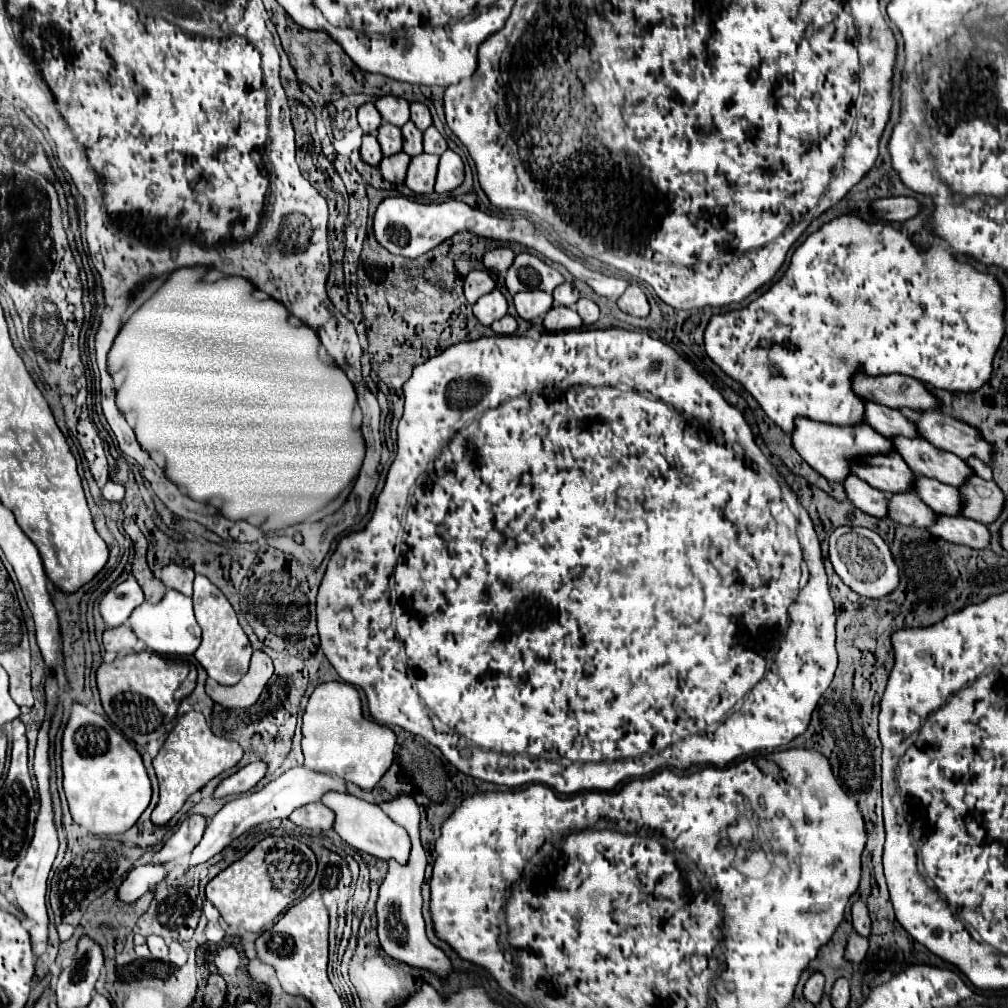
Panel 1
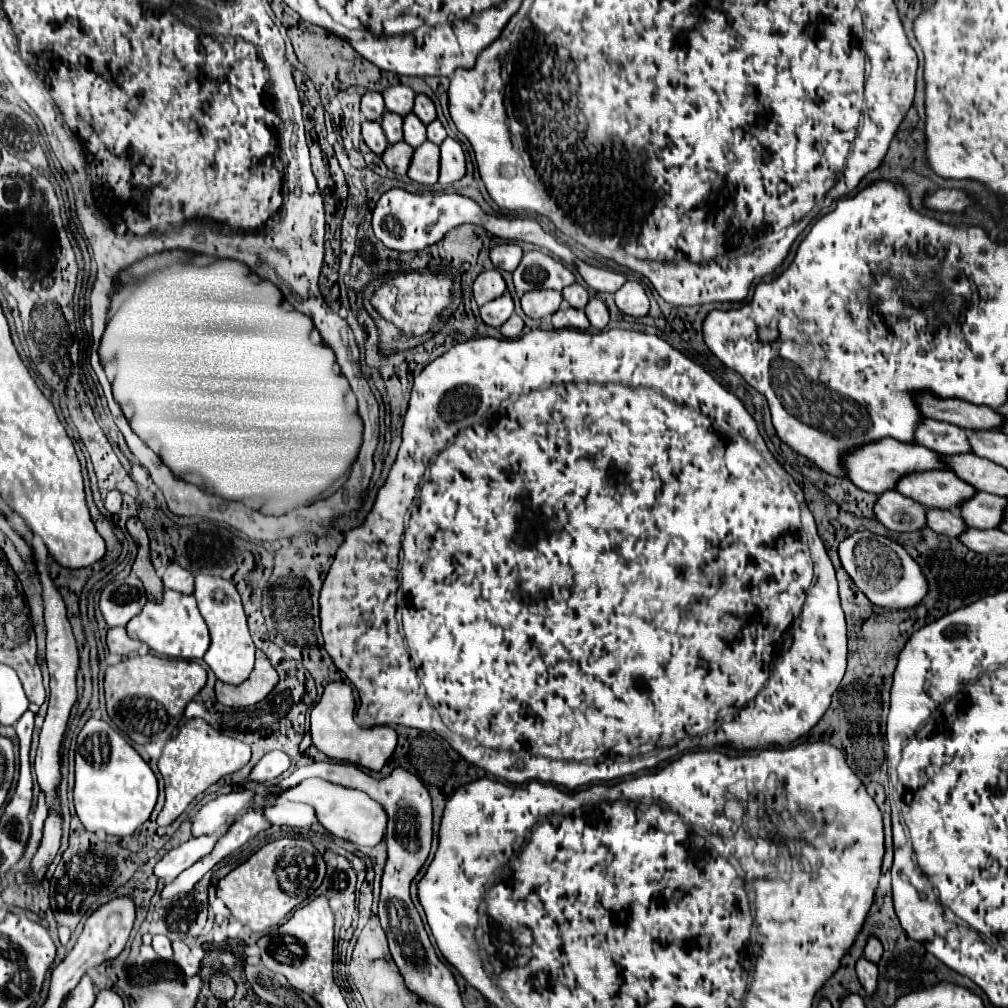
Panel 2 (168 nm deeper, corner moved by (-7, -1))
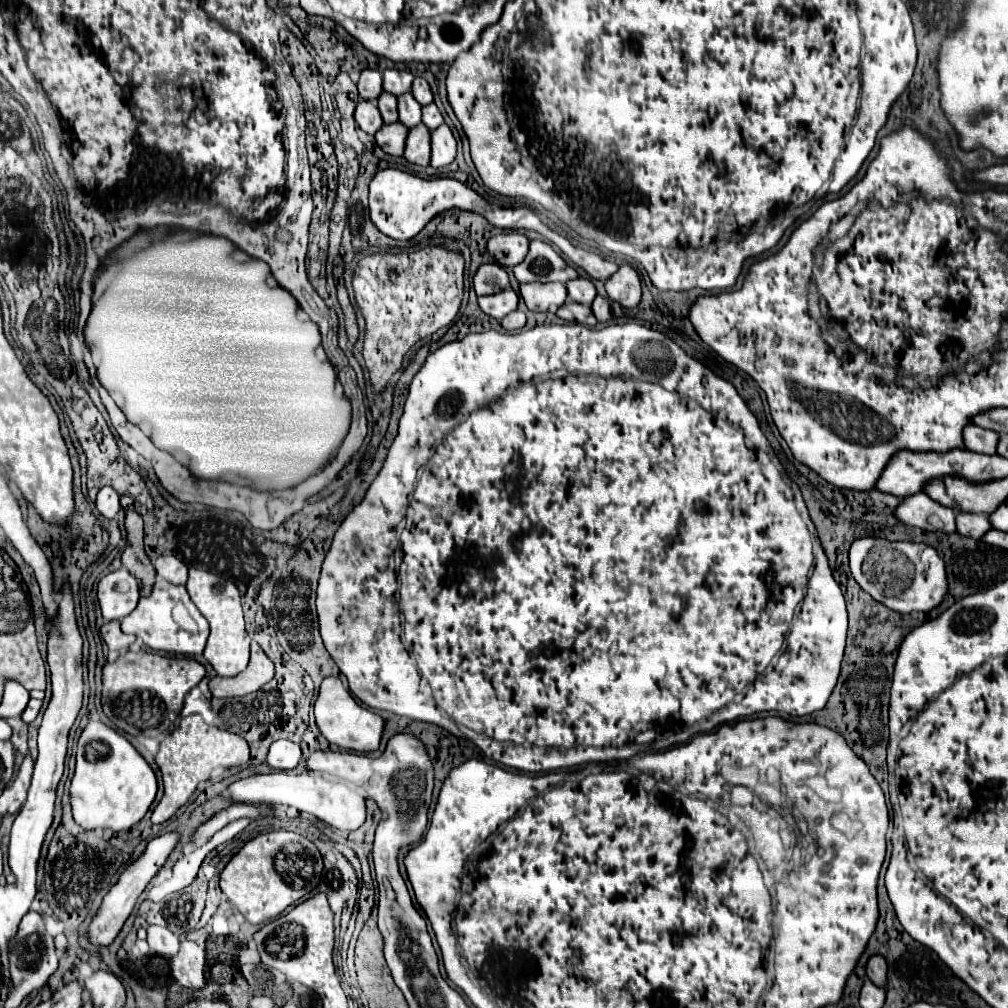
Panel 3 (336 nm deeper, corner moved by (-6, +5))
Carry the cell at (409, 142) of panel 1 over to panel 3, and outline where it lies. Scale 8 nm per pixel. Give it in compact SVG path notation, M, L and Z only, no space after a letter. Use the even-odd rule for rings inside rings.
M405 92L397 98L397 110L399 110L399 122L403 122L407 128L417 126L421 122L421 104L413 98L411 92Z

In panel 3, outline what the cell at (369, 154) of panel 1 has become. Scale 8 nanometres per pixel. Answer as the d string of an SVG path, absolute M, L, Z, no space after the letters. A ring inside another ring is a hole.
M359 100L357 108L355 108L355 120L359 124L359 128L367 134L375 134L379 130L379 126L383 124L381 114L375 106L375 102L367 102L367 100Z

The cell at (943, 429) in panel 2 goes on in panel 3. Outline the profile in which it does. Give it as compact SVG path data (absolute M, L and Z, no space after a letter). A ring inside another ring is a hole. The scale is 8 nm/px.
M967 426L965 434L967 448L979 454L997 454L997 442L999 434L993 430L983 430L979 426Z

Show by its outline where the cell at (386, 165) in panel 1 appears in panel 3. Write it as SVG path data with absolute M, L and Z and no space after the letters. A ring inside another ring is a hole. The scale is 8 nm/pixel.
M401 122L383 124L375 134L375 142L383 148L383 152L387 152L391 156L403 154L405 140L407 140L407 126L403 126Z

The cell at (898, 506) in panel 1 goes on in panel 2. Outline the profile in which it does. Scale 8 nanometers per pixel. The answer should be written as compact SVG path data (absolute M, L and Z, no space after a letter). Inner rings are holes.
M940 508L926 510L926 526L938 534L944 534L950 538L960 536L960 532L964 532L964 528L966 528L966 524L958 512L954 516L950 510L940 510Z

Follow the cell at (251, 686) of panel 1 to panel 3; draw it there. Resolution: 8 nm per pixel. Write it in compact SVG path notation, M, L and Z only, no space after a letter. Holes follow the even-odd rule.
M253 642L249 666L231 678L223 678L223 676L211 678L209 690L215 698L245 696L245 694L261 690L273 678L273 674L275 674L273 662L267 658L267 654L261 650L261 646L257 642Z

